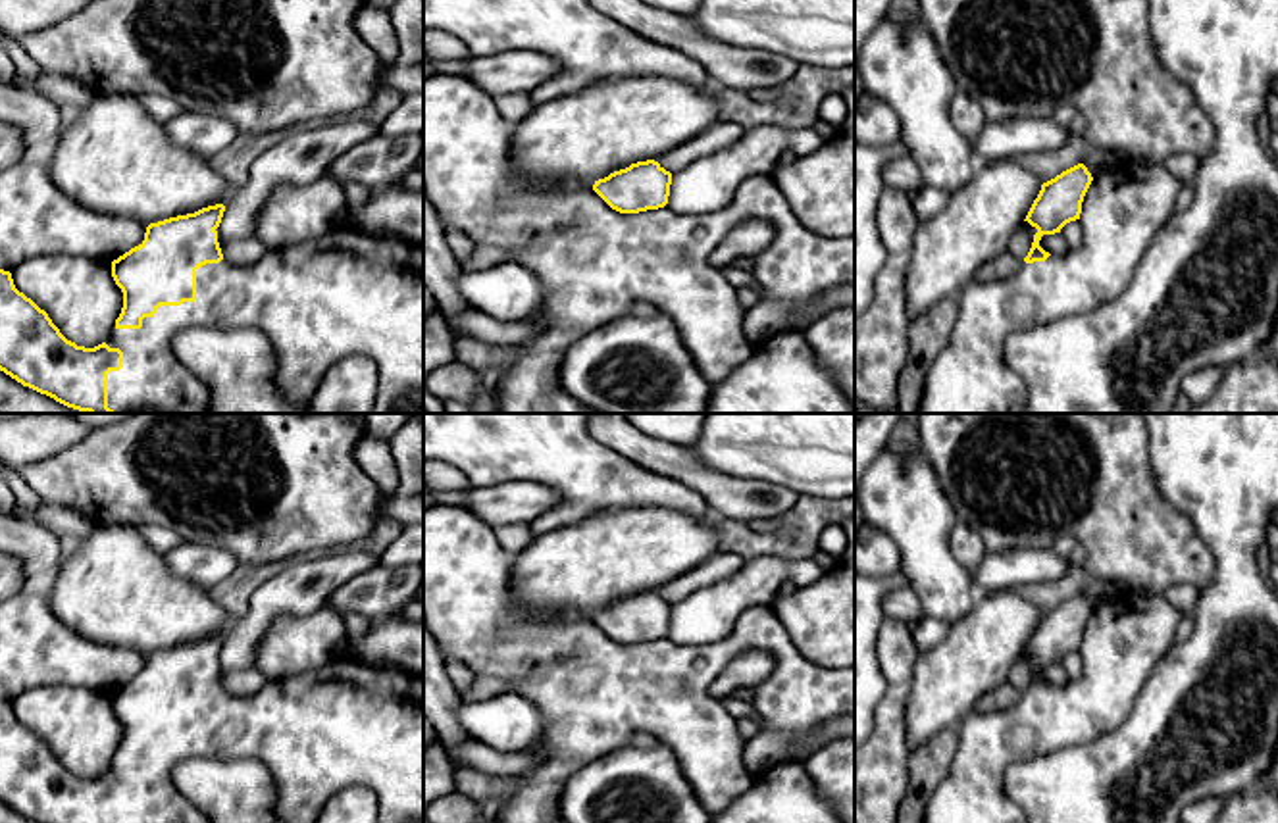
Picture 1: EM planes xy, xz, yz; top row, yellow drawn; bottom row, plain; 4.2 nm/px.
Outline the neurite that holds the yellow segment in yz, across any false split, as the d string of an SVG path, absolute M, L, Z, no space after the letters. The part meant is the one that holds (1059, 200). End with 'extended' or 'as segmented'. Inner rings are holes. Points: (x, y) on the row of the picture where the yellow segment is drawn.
M1128 158L1099 175L1078 163L1041 185L1028 215L1034 235L1020 267L999 281L974 279L958 292L958 317L947 346L928 369L916 413L1026 413L1028 387L1005 362L1005 338L1014 331L1078 315L1122 294L1151 240L1174 215L1184 183L1164 163ZM1070 221L1082 225L1082 246L1049 254L1039 246L1043 235L1061 233Z; extended

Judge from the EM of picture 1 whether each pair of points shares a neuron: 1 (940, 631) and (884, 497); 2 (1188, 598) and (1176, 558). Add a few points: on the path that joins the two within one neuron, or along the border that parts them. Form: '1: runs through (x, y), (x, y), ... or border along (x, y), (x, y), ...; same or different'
1: border along (924, 614), (949, 625); different
2: border along (1200, 589), (1171, 585), (1163, 593); different

